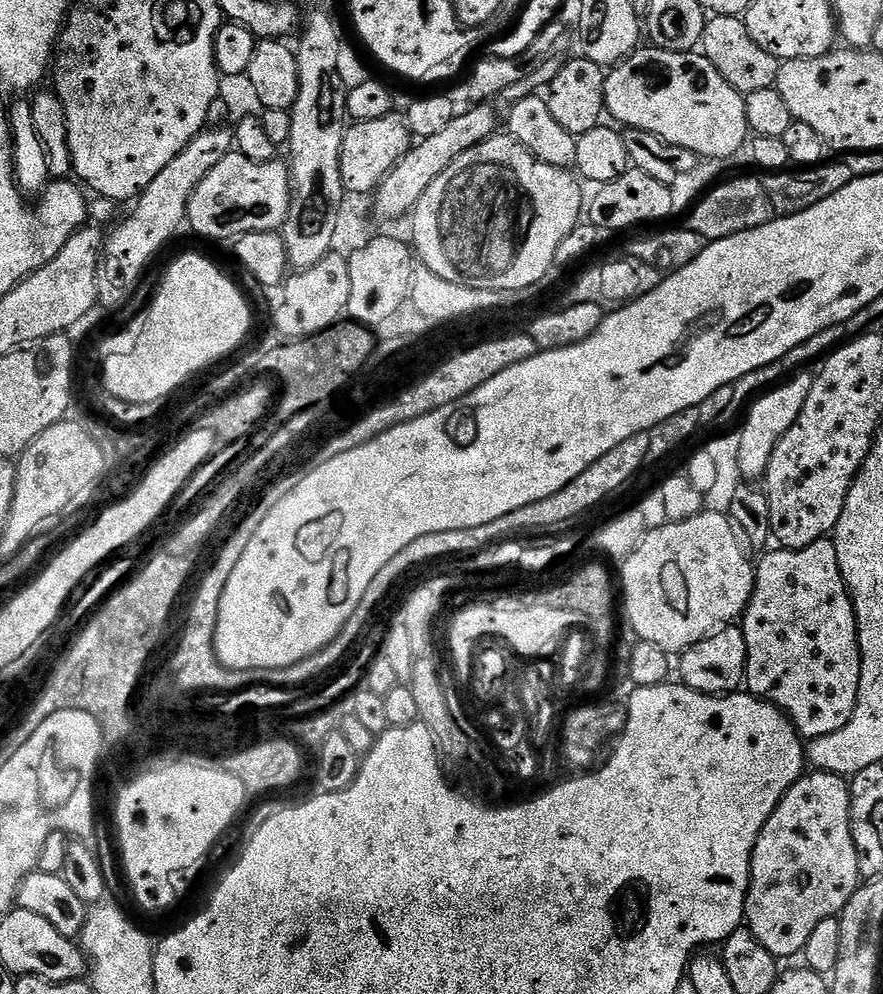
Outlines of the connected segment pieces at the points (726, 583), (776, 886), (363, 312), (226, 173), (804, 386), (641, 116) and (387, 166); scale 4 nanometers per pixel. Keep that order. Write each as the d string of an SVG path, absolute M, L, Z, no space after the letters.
M705 510L694 518L686 518L686 522L661 525L644 533L643 540L623 561L624 569L620 576L618 572L618 580L624 583L624 612L637 637L662 646L669 654L682 654L721 626L731 625L743 617L756 584L756 570L753 561L748 561L745 545L727 515Z
M809 771L790 786L774 814L770 814L762 834L758 834L758 842L752 851L752 877L748 883L744 918L754 938L758 938L774 957L799 957L818 922L831 916L839 917L854 890L862 883L860 859L852 837L851 797L850 784L845 777Z
M373 235L362 250L348 258L350 266L350 302L347 315L357 324L377 326L410 300L414 252L407 243L392 236Z
M233 150L206 174L206 178L202 178L188 203L186 220L189 225L192 223L198 235L208 240L232 242L242 234L283 229L291 197L288 165L283 159L259 164Z
M796 374L785 379L779 386L757 395L751 401L752 409L749 410L744 425L739 425L738 428L741 434L738 468L745 481L756 482L763 477L765 470L770 466L770 454L774 454L774 446L778 446L778 442L786 434L786 430L790 430L790 426L794 426L794 422L798 422L798 414L802 414L802 406L806 406L806 398L810 394L813 381L811 375L800 375L804 374Z
M655 46L637 48L605 75L604 106L607 115L617 120L617 125L624 124L620 126L625 129L646 130L674 146L682 146L682 150L690 150L698 158L709 156L712 160L724 160L734 155L743 144L745 147L750 140L744 96L696 50L671 52Z
M393 114L378 118L378 122L353 123L344 133L340 151L340 173L345 193L353 192L365 197L375 193L380 183L388 177L393 166L407 154L413 143L413 134L403 115Z

